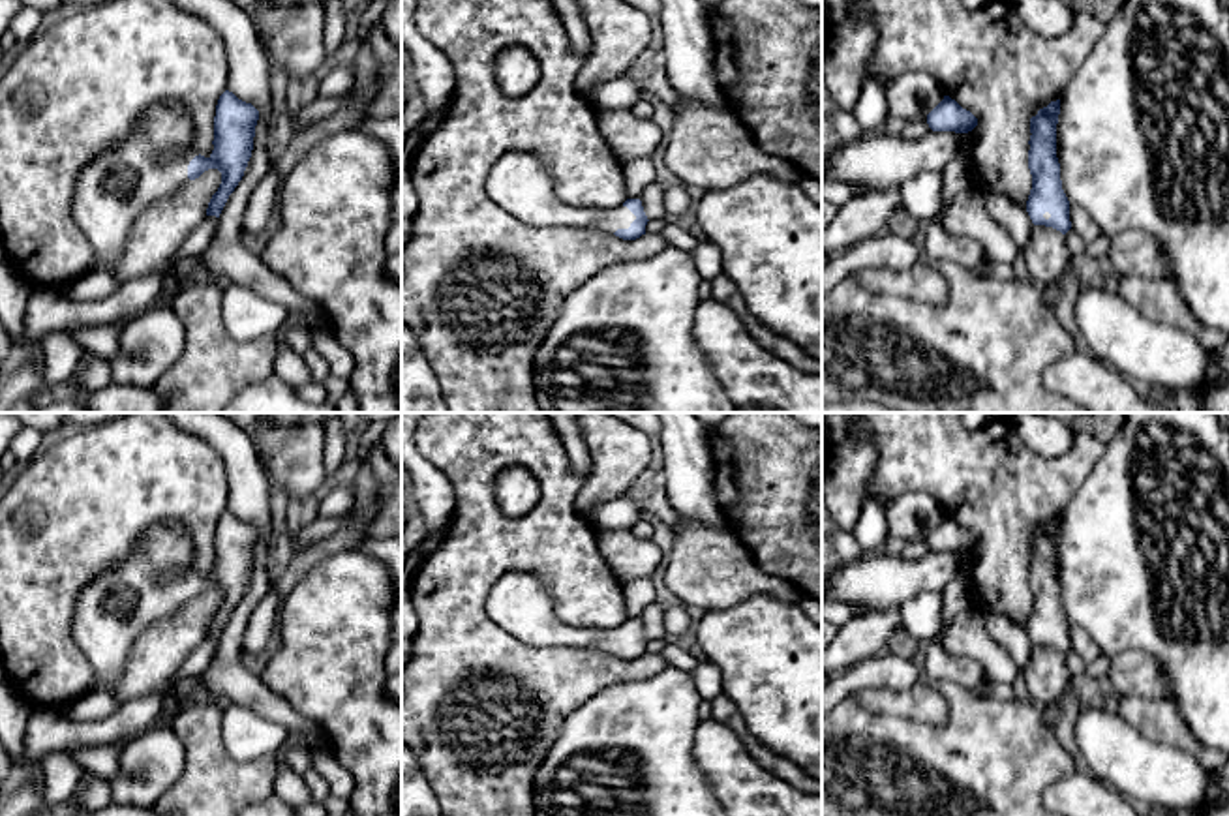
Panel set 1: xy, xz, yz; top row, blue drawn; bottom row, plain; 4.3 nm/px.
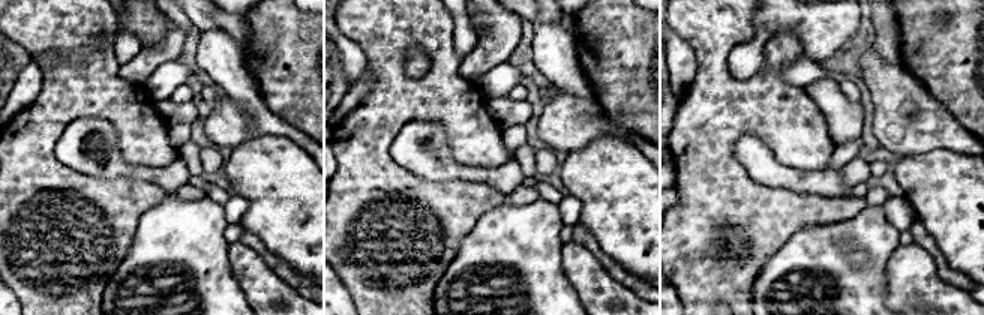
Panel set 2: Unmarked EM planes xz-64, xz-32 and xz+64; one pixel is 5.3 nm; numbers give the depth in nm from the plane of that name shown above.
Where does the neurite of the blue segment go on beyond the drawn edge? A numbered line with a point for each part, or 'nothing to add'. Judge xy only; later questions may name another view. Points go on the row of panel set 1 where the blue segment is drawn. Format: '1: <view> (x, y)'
1: xy (111, 192)

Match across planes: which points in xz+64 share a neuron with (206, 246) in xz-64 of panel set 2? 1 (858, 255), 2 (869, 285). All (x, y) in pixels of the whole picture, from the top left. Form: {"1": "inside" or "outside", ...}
{"1": "outside", "2": "inside"}

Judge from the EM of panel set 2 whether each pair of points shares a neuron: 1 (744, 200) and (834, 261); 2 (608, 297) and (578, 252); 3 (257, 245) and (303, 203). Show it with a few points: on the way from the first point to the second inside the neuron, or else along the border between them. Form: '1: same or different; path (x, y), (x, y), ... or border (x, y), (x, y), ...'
1: different; border (801, 228), (768, 258)
2: same; path (599, 287), (578, 263)
3: different; border (243, 227), (287, 263)

